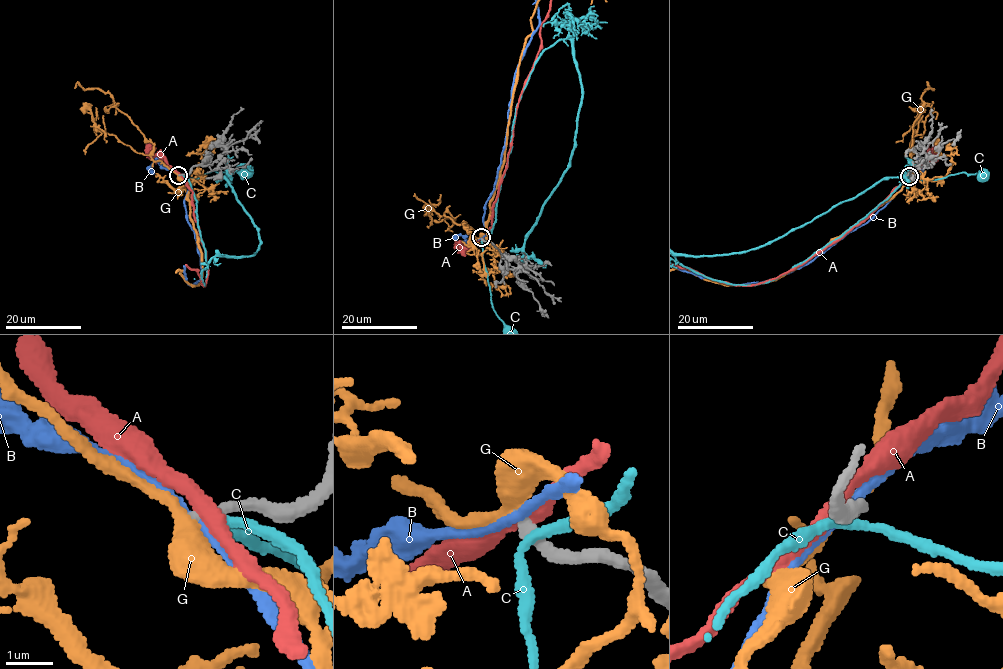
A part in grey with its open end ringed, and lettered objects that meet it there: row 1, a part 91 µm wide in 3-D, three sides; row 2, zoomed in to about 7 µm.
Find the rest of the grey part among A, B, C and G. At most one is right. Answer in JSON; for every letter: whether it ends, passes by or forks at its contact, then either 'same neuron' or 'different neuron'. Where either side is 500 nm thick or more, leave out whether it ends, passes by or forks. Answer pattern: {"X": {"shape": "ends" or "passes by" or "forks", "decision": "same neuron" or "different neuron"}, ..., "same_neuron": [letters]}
{"A": {"shape": "passes by", "decision": "different neuron"}, "B": {"shape": "passes by", "decision": "different neuron"}, "C": {"shape": "passes by", "decision": "different neuron"}, "G": {"shape": "passes by", "decision": "same neuron"}, "same_neuron": ["G"]}

